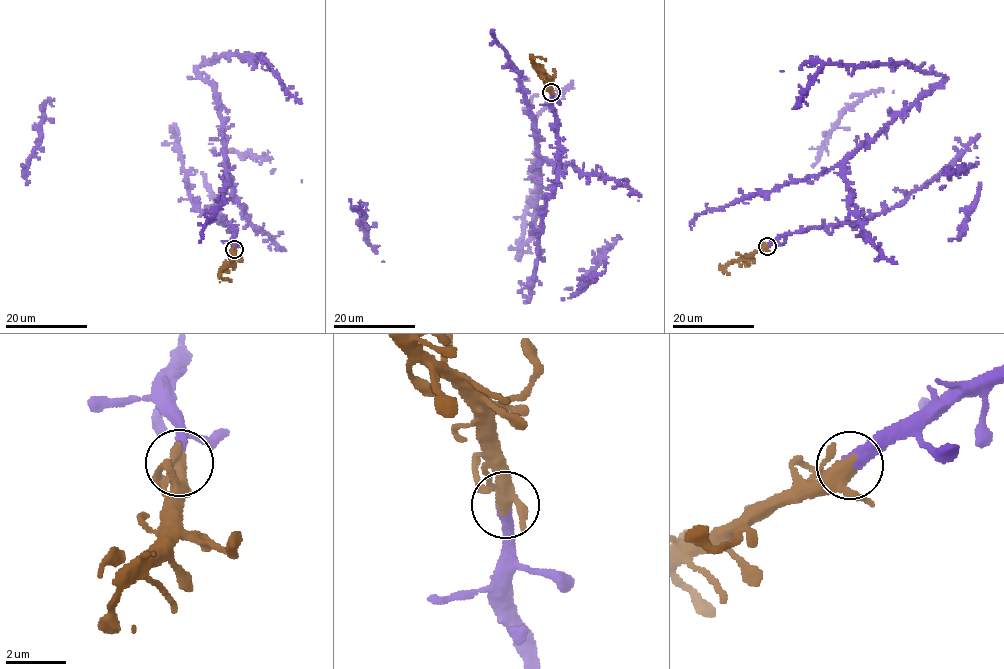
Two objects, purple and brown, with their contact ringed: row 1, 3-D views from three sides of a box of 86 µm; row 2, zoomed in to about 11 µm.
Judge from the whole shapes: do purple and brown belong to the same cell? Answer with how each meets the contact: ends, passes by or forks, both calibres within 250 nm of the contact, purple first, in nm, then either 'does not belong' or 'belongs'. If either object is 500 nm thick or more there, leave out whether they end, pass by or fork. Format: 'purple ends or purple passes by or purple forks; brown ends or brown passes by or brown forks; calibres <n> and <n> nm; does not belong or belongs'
purple ends; brown passes by; calibres 400 and 420 nm; belongs

